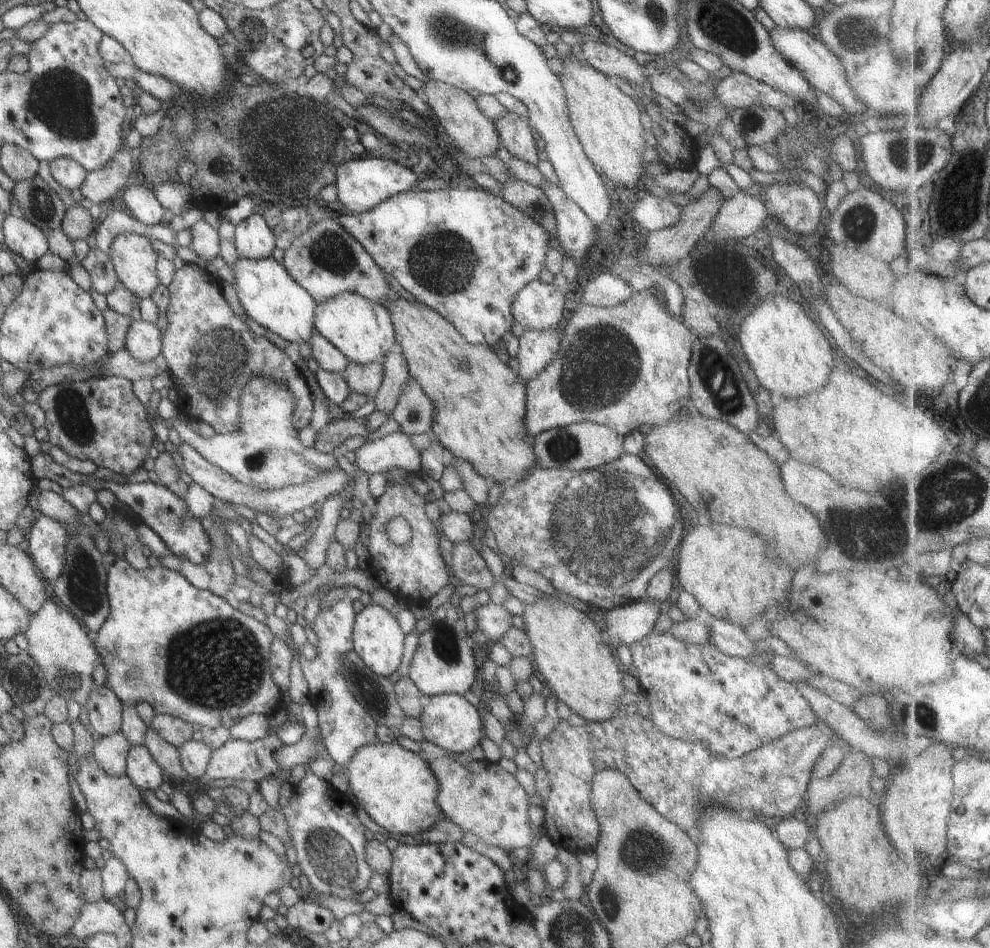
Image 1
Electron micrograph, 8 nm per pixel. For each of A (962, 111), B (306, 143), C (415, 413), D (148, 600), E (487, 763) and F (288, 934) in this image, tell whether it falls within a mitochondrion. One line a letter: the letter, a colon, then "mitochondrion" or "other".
A: other
B: mitochondrion
C: mitochondrion
D: other
E: other
F: other

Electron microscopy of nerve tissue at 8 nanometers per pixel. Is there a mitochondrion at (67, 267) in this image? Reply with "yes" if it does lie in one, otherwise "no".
no

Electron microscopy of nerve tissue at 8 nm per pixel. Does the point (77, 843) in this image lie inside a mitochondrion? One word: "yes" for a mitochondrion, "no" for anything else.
no

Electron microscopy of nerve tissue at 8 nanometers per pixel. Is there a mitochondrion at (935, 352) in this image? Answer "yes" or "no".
yes

